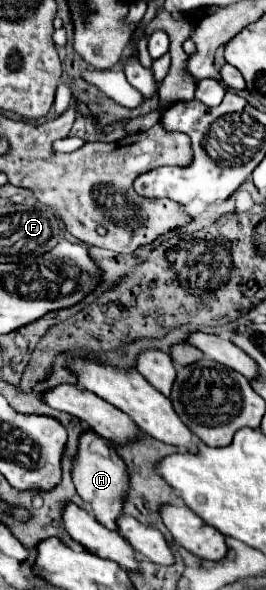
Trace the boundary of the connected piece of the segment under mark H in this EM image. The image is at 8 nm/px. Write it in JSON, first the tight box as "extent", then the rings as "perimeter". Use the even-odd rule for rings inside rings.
{"extent":[73,433,127,529],"perimeter":[[[83,433],[79,437],[77,453],[73,457],[73,483],[83,501],[89,501],[93,507],[93,513],[99,523],[103,523],[107,529],[117,529],[115,519],[121,515],[123,497],[127,493],[127,469],[123,459],[115,453],[113,445],[103,439],[97,433]]]}

